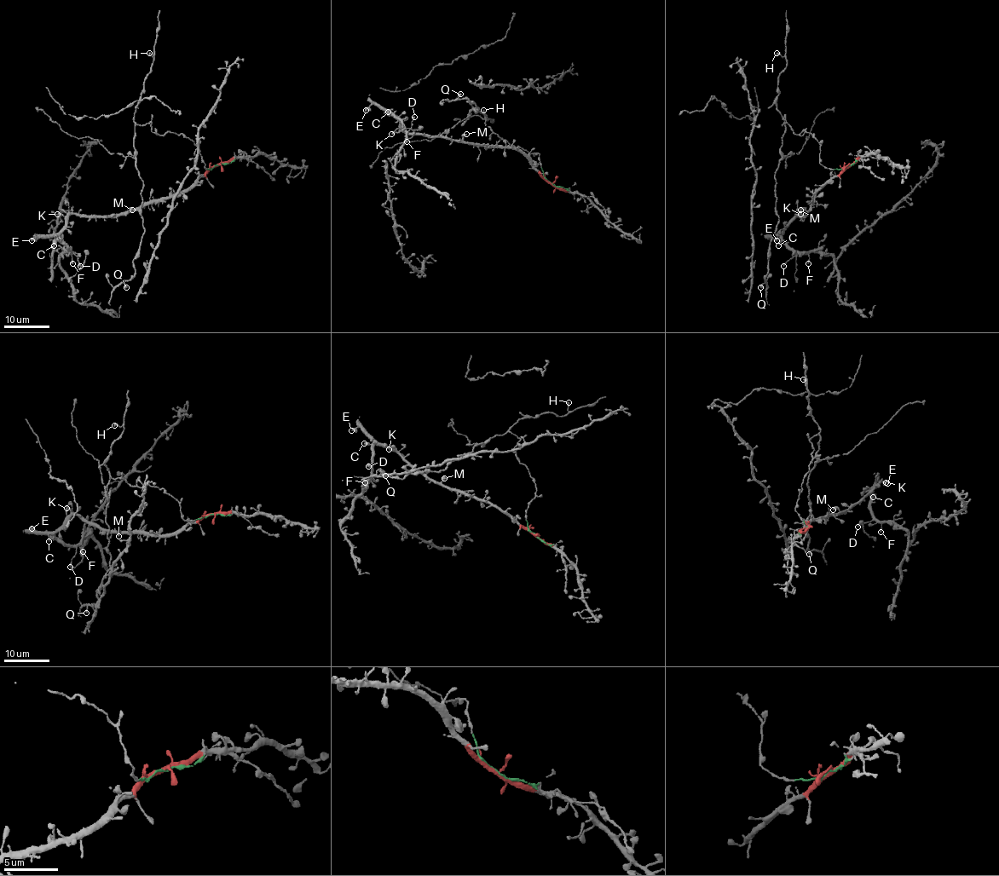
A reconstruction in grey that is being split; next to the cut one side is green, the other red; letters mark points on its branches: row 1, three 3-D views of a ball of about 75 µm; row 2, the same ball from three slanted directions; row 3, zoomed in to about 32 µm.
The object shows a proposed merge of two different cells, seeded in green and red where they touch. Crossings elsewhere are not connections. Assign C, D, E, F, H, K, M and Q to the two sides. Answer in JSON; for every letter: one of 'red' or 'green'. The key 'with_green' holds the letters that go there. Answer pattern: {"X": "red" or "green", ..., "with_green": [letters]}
{"C": "red", "D": "red", "E": "red", "F": "red", "H": "green", "K": "red", "M": "red", "Q": "green", "with_green": ["H", "Q"]}

